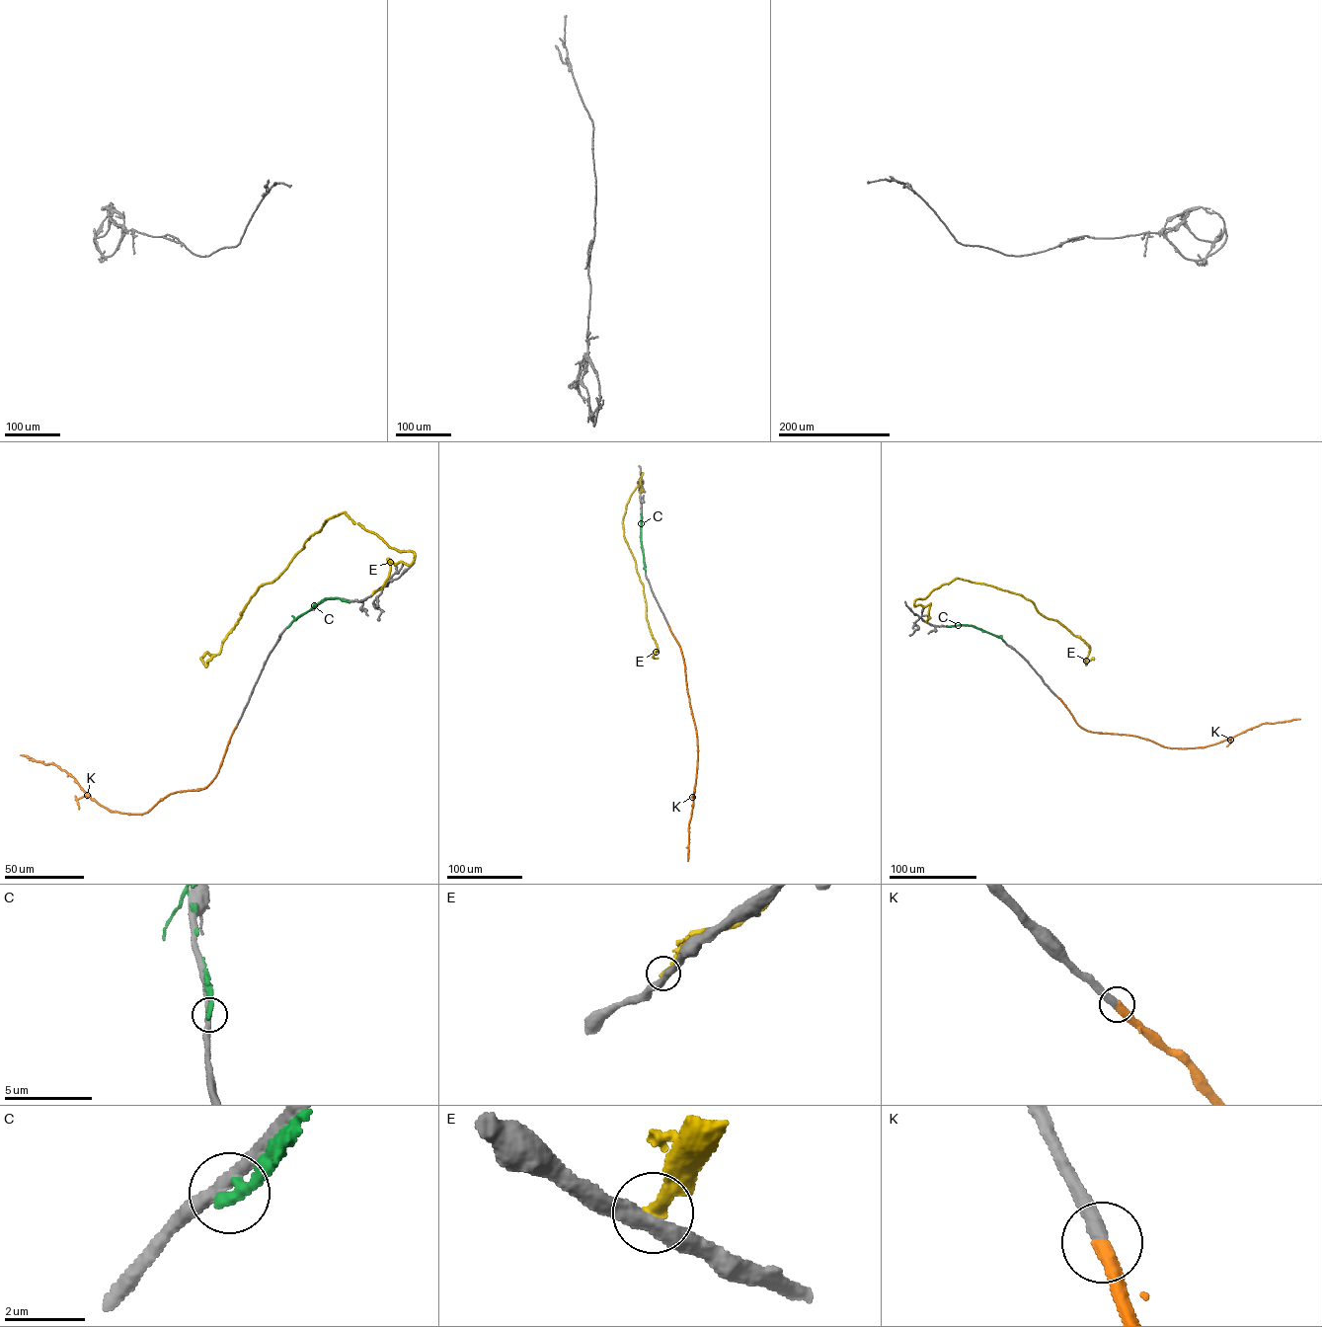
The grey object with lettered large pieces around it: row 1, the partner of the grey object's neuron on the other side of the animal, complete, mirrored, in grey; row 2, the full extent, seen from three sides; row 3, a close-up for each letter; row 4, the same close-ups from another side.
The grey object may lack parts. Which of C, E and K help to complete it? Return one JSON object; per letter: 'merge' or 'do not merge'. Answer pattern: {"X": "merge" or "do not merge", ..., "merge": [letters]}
{"C": "do not merge", "E": "do not merge", "K": "merge", "merge": ["K"]}

